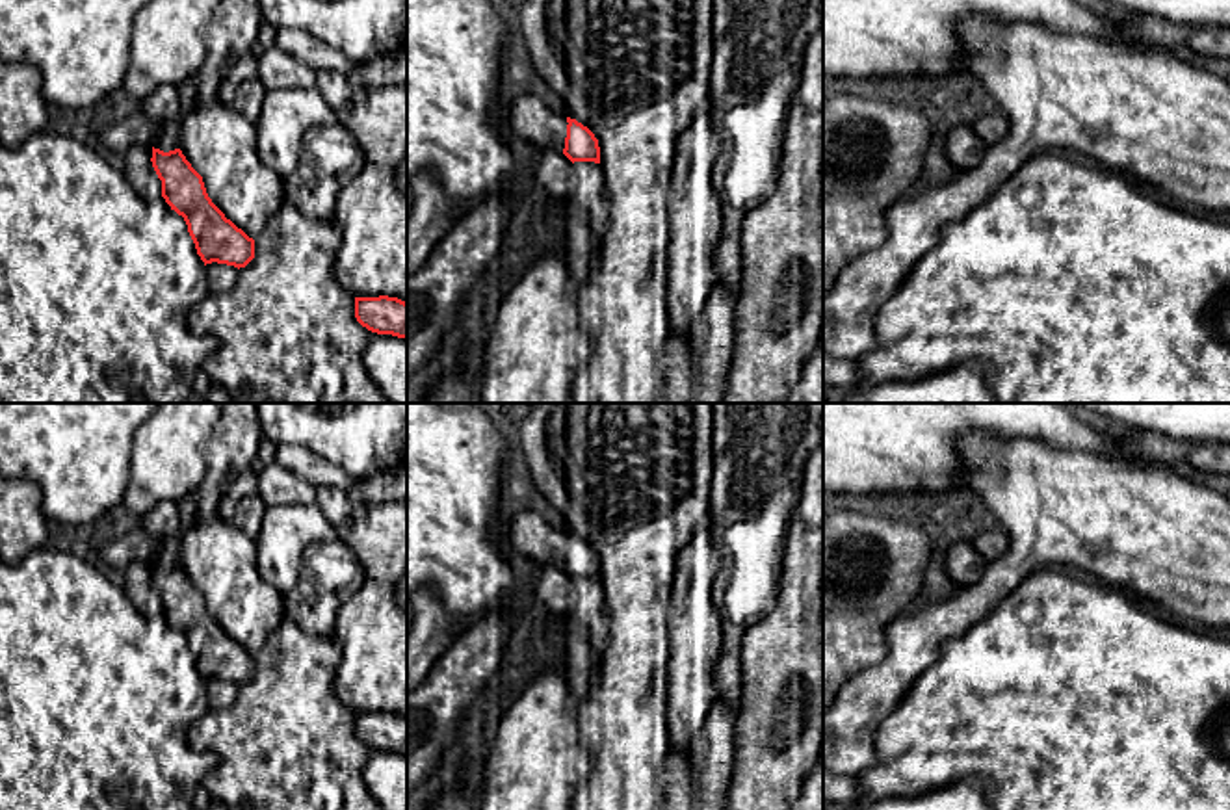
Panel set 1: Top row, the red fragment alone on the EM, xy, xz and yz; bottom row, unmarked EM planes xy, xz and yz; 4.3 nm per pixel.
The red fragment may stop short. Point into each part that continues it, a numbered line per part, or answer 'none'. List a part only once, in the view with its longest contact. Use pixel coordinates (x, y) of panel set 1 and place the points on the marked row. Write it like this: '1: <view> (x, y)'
1: xz (530, 123)

